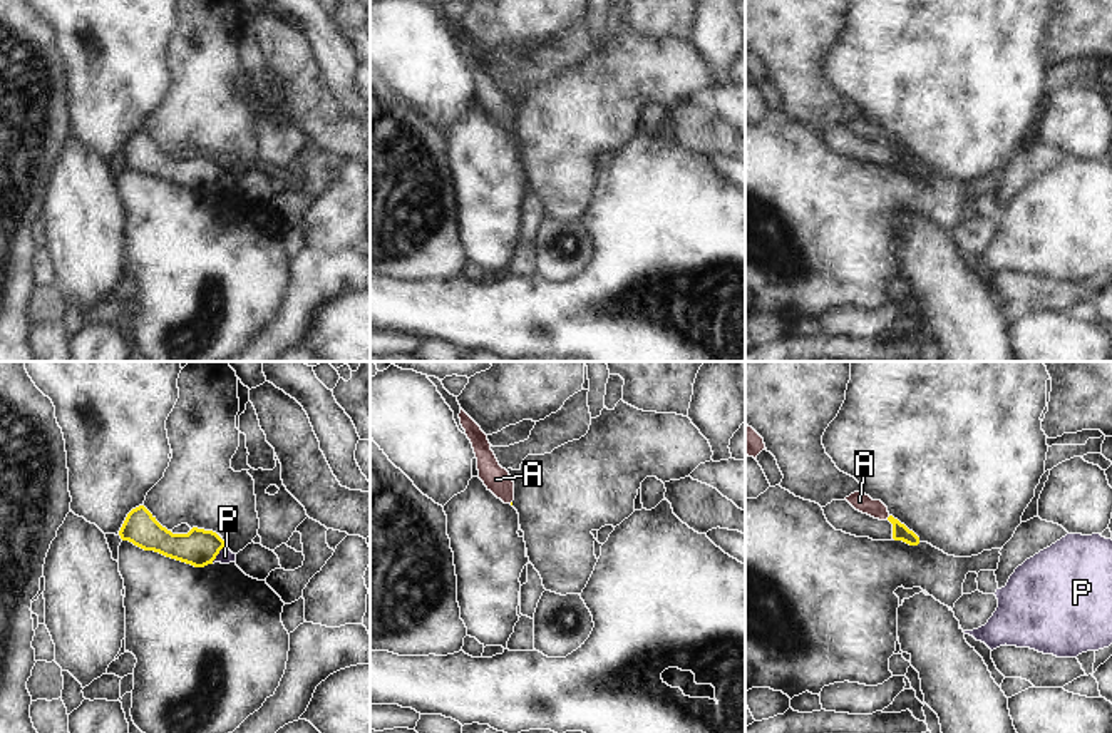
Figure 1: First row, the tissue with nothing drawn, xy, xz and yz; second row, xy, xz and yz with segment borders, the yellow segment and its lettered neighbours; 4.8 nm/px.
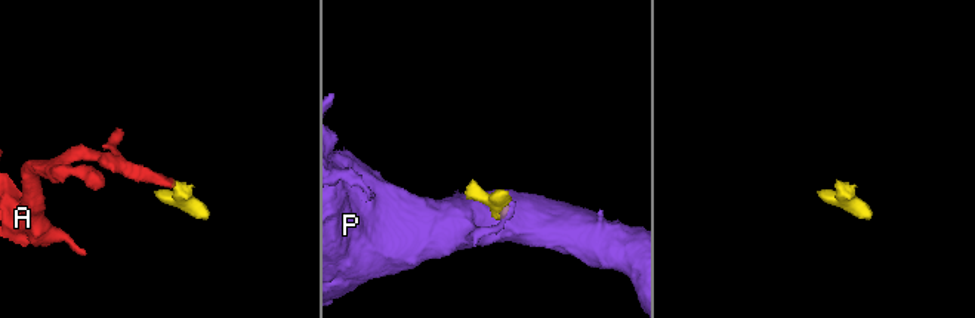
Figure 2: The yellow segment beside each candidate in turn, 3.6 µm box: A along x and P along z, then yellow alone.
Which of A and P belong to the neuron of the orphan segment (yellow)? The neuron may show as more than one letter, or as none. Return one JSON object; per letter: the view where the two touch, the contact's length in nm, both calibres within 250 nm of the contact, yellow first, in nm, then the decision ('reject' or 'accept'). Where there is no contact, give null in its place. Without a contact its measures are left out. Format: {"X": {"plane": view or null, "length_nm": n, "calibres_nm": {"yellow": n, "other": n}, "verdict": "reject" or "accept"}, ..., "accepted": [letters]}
{"A": {"plane": "yz", "length_nm": 30, "calibres_nm": {"yellow": 80, "other": 90}, "verdict": "accept"}, "P": {"plane": "xy", "length_nm": 110, "calibres_nm": {"yellow": 180, "other": 70}, "verdict": "reject"}, "accepted": ["A"]}

